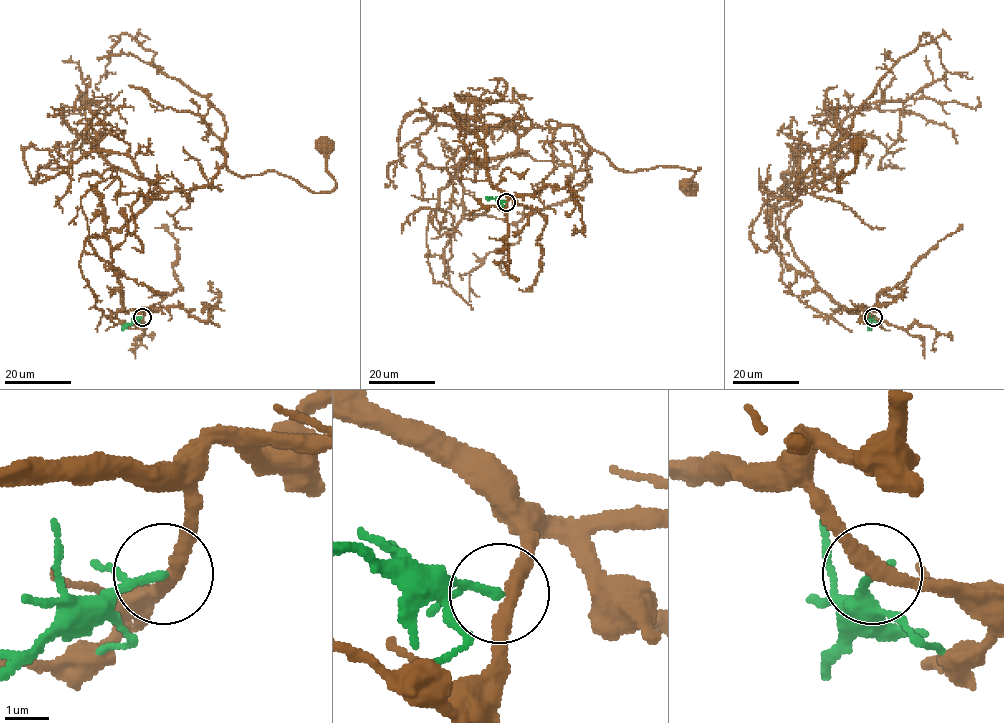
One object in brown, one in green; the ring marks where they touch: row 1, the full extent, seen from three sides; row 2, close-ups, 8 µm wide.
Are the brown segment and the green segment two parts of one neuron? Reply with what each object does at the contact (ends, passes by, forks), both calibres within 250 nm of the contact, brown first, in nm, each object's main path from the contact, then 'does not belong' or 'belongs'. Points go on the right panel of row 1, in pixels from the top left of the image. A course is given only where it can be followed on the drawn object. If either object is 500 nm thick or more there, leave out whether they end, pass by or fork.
brown passes by | green passes by | 320/130 nm | brown via (873, 317), (842, 308), (785, 236), (796, 182), (815, 167), (842, 170), (841, 191), (859, 143) | green via (872, 317), (869, 330) | does not belong

